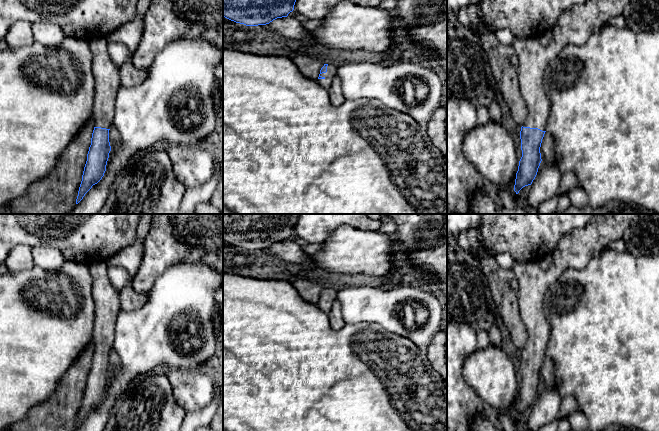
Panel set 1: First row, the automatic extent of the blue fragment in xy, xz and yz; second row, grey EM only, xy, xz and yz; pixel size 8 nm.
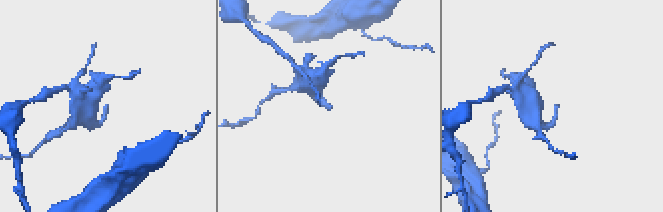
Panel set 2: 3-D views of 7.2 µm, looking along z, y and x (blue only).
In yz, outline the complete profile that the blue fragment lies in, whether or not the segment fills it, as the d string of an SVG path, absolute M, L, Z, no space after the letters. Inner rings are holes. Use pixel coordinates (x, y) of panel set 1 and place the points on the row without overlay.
M592 214L585 227L570 231L560 239L551 255L552 265L546 270L531 262L515 262L513 264L512 271L515 273L520 287L519 309L521 319L528 333L528 340L520 355L522 381L519 385L514 409L516 418L523 411L532 408L542 385L540 371L546 356L550 333L550 327L543 311L544 297L547 290L567 268L583 269L593 257L600 255L604 249L608 248L610 243L622 239L624 231L637 215Z

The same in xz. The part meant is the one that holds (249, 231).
M223 214L223 240L246 250L266 249L294 234L299 214Z

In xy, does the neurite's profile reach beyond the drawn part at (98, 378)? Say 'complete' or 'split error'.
split error

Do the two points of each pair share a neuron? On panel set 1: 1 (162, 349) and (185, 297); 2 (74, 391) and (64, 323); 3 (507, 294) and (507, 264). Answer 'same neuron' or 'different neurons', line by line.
1: same neuron
2: different neurons
3: different neurons

